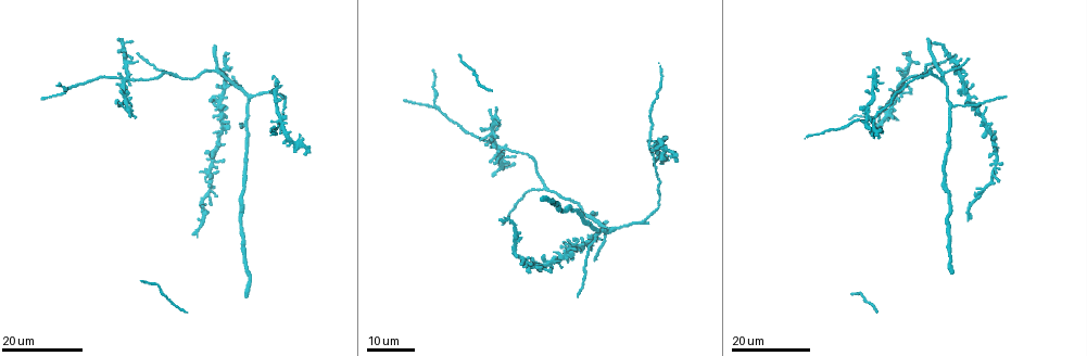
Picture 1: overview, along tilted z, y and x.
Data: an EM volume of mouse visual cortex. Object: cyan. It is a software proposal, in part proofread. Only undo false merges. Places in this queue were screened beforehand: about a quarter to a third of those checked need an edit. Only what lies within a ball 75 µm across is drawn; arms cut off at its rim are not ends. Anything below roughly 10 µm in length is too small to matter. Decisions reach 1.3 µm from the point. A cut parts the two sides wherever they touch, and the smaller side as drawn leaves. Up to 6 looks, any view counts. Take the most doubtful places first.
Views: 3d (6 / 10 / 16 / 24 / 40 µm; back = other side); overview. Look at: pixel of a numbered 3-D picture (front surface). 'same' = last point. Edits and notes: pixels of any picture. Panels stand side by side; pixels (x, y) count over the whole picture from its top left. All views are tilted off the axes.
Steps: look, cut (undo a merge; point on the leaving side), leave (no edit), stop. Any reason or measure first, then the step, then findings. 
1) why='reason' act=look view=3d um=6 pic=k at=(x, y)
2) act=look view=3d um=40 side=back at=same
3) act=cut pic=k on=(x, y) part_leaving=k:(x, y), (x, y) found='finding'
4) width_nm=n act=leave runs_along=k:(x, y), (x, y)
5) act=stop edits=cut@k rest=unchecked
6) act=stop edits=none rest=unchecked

why='looks like a crossing' act=look view=3d um=24 pic=1 at=(125, 77)

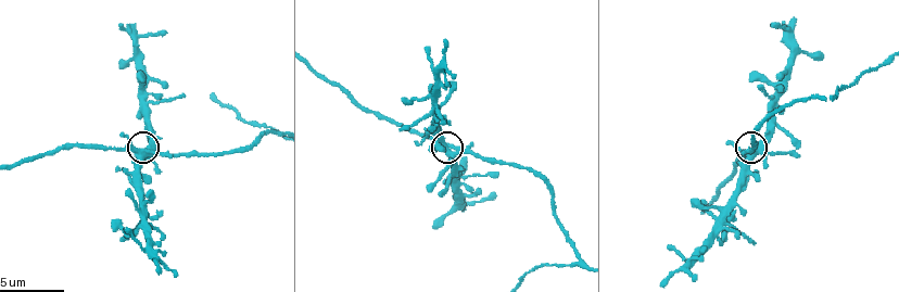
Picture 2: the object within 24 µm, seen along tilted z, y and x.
act=look view=3d um=10 pic=2 at=(448, 155)

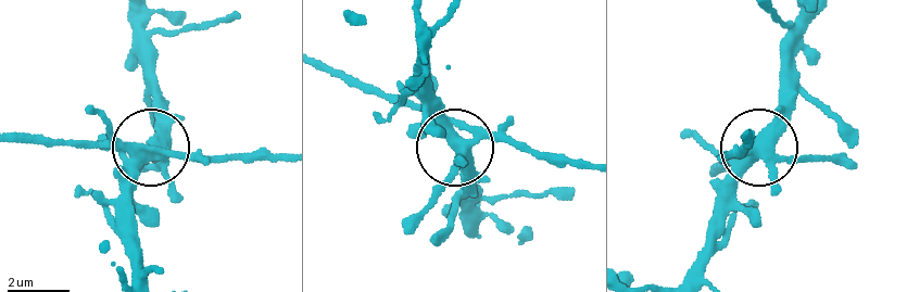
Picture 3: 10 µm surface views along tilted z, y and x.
width_nm=390 act=leave runs_along=3:(583, 169), (464, 137), (453, 149), (475, 192) found='one neuron here'

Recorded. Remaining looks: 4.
why='two arms in line, one across' act=look view=3d um=16 pic=1 at=(438, 104)

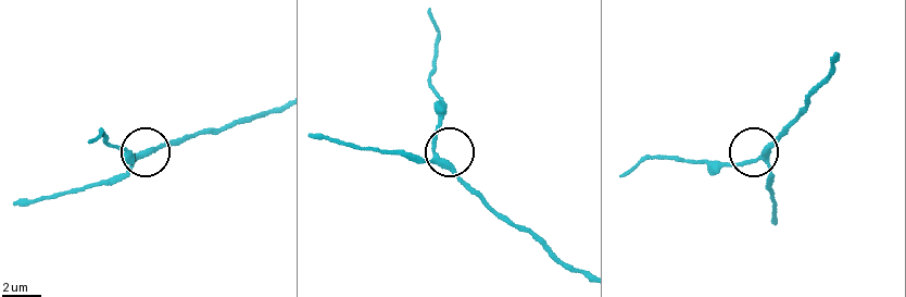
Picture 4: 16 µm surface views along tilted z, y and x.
act=look view=3d um=10 pic=4 at=(443, 162)

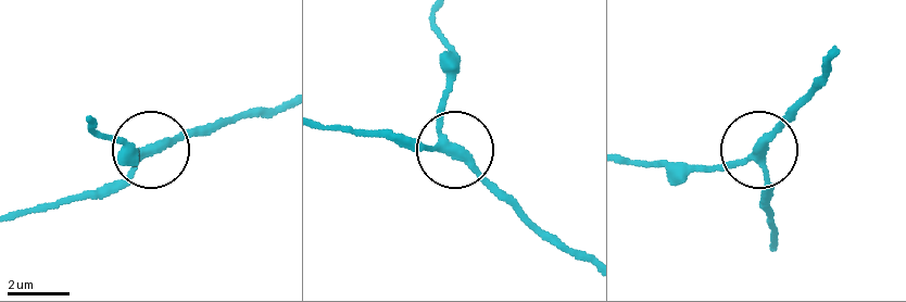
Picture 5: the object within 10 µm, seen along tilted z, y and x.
width_nm=250 act=leave runs_along=5:(832, 58), (826, 76), (742, 162), (669, 167) found='continuous, no second neuron'

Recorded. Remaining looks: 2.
act=look view=3d um=16 pic=1 at=(248, 148)

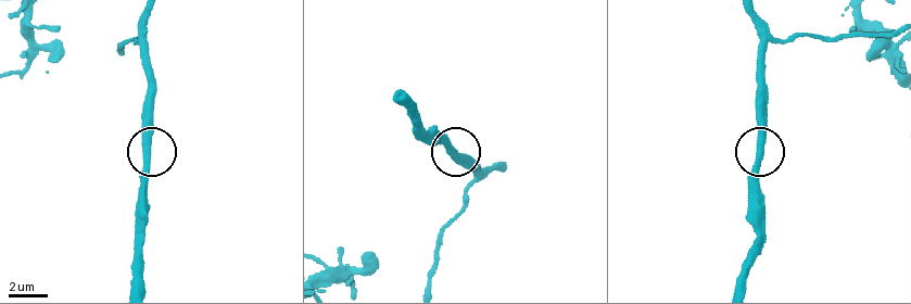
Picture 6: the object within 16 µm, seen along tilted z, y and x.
act=look view=3d um=10 pic=6 at=(145, 162)

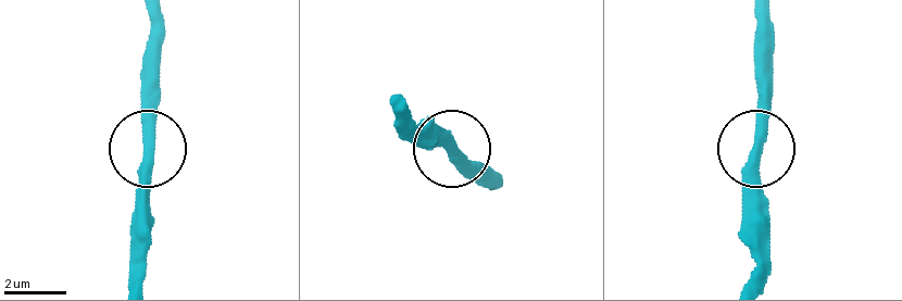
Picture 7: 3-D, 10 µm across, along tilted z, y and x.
act=leave runs_along=7:(755, 152), (755, 259) found='continuous, no second neuron'

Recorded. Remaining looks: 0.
act=stop edits=none rest=unchecked

